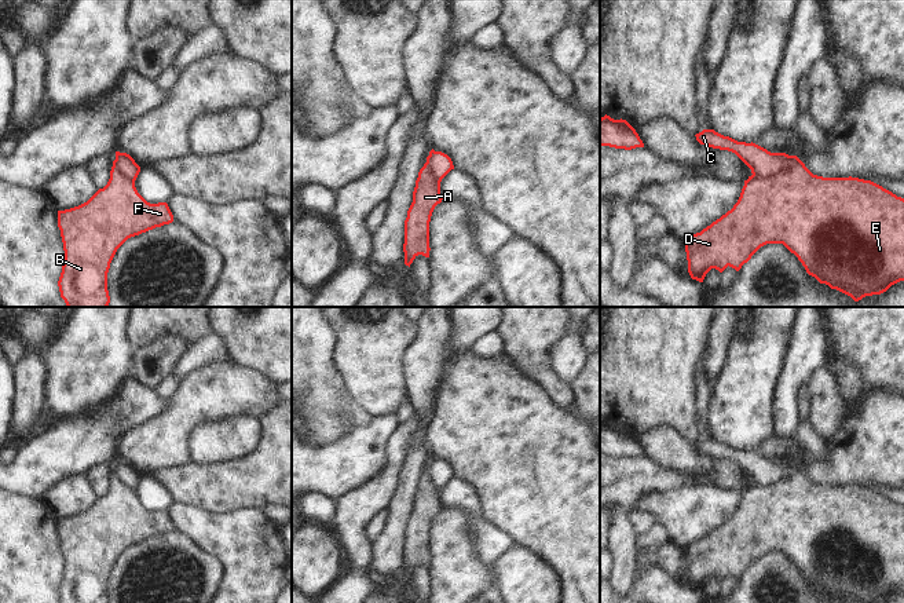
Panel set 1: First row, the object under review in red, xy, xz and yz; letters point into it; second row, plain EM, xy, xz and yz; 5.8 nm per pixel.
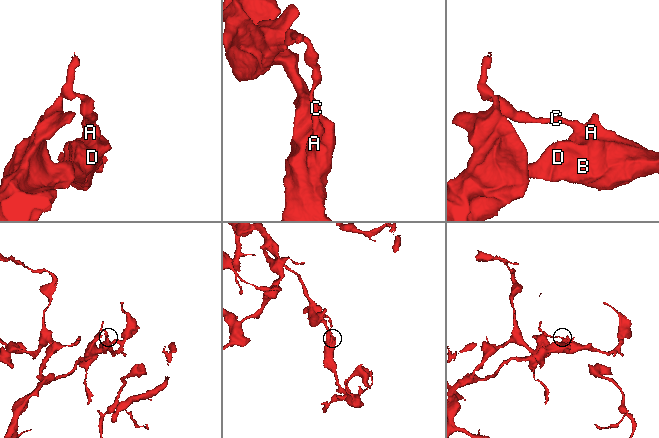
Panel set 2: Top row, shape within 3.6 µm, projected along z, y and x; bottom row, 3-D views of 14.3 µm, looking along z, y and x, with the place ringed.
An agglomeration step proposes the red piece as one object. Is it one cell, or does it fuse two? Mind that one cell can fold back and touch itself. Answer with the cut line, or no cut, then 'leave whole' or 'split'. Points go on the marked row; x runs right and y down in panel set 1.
cut in yz along (797, 161), (773, 176), (756, 178), (753, 175); split

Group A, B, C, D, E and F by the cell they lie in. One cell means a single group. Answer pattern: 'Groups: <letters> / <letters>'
Groups: A B D E F / C.

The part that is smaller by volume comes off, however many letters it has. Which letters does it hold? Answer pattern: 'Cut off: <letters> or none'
Cut off: C

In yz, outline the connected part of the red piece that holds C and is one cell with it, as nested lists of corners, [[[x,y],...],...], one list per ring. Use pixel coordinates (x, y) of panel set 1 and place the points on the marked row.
[[[703,129],[695,136],[700,145],[735,153],[751,169],[751,173],[760,179],[775,178],[777,173],[786,172],[797,164],[793,156],[771,153],[753,142],[738,142],[714,129]]]

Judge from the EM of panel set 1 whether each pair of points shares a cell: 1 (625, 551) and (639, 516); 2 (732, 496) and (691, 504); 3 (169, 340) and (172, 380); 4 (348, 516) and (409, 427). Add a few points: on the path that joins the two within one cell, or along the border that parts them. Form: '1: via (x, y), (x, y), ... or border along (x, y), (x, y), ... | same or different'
1: border along (628, 511), (628, 518), (637, 534) | different
2: via (723, 503), (701, 504) | same
3: border along (171, 372), (153, 390) | different
4: via (370, 494), (388, 477), (396, 449) | same

